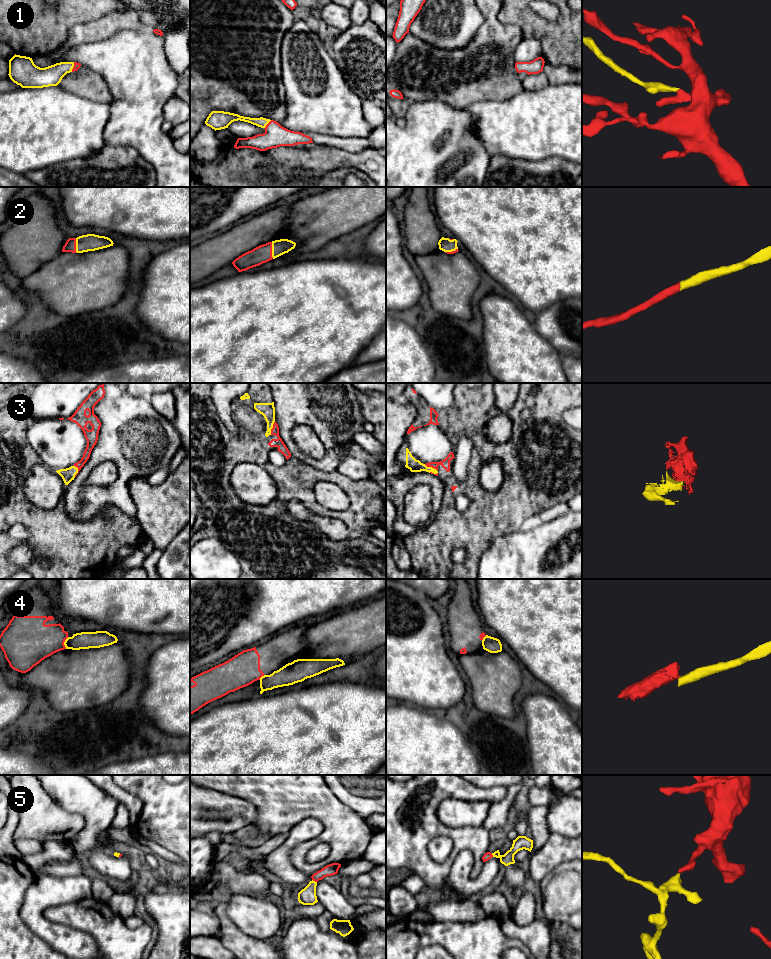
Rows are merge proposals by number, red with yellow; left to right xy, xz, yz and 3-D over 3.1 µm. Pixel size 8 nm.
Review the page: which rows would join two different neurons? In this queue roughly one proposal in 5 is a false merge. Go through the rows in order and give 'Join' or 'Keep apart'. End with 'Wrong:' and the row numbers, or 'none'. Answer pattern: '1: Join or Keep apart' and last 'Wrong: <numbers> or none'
1: Join
2: Join
3: Join
4: Keep apart
5: Join
Wrong: 4

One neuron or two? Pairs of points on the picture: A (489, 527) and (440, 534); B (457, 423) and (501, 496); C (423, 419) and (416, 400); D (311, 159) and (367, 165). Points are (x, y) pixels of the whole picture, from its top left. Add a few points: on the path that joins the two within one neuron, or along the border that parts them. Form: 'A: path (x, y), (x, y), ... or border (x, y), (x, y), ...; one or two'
A: path (477, 527), (475, 529), (452, 529); one
B: path (476, 443), (473, 486), (478, 491); one
C: path (423, 414), (421, 405); one
D: path (325, 159), (353, 159); one

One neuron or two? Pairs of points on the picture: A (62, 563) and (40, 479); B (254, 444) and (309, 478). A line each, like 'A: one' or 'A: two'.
A: two
B: one

